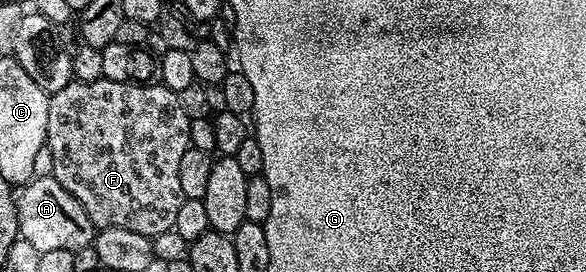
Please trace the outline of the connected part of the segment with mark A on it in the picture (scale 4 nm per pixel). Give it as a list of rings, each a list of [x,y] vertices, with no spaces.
[[[52,176],[31,178],[21,187],[16,201],[18,233],[24,240],[28,240],[28,244],[32,244],[32,248],[36,248],[39,254],[59,248],[75,251],[93,243],[96,227],[92,220],[88,220],[88,212],[84,212],[80,200],[76,200],[76,196],[72,196],[72,192],[65,190]]]

